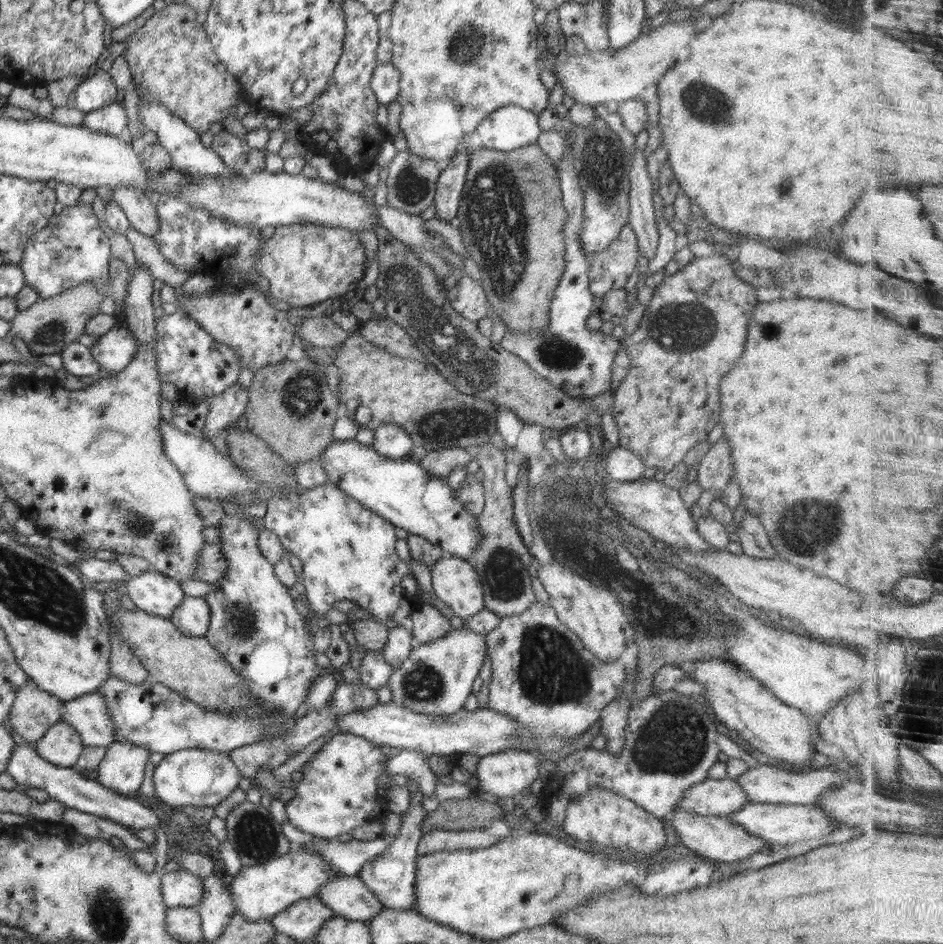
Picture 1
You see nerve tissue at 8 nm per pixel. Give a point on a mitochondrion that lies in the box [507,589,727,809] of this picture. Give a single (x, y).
(549, 669)

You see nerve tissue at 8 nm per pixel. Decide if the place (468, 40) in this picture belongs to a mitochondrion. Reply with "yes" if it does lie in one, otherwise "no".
yes

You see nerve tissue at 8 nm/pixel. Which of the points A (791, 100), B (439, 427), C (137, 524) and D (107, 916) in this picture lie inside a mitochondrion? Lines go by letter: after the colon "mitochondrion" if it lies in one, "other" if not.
A: other
B: mitochondrion
C: mitochondrion
D: mitochondrion

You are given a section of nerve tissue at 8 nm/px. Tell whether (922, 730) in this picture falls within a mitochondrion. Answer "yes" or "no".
yes

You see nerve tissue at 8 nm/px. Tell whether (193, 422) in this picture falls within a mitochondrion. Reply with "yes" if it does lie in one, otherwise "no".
no

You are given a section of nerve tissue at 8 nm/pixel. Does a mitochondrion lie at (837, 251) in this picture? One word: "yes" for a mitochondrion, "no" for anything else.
no

